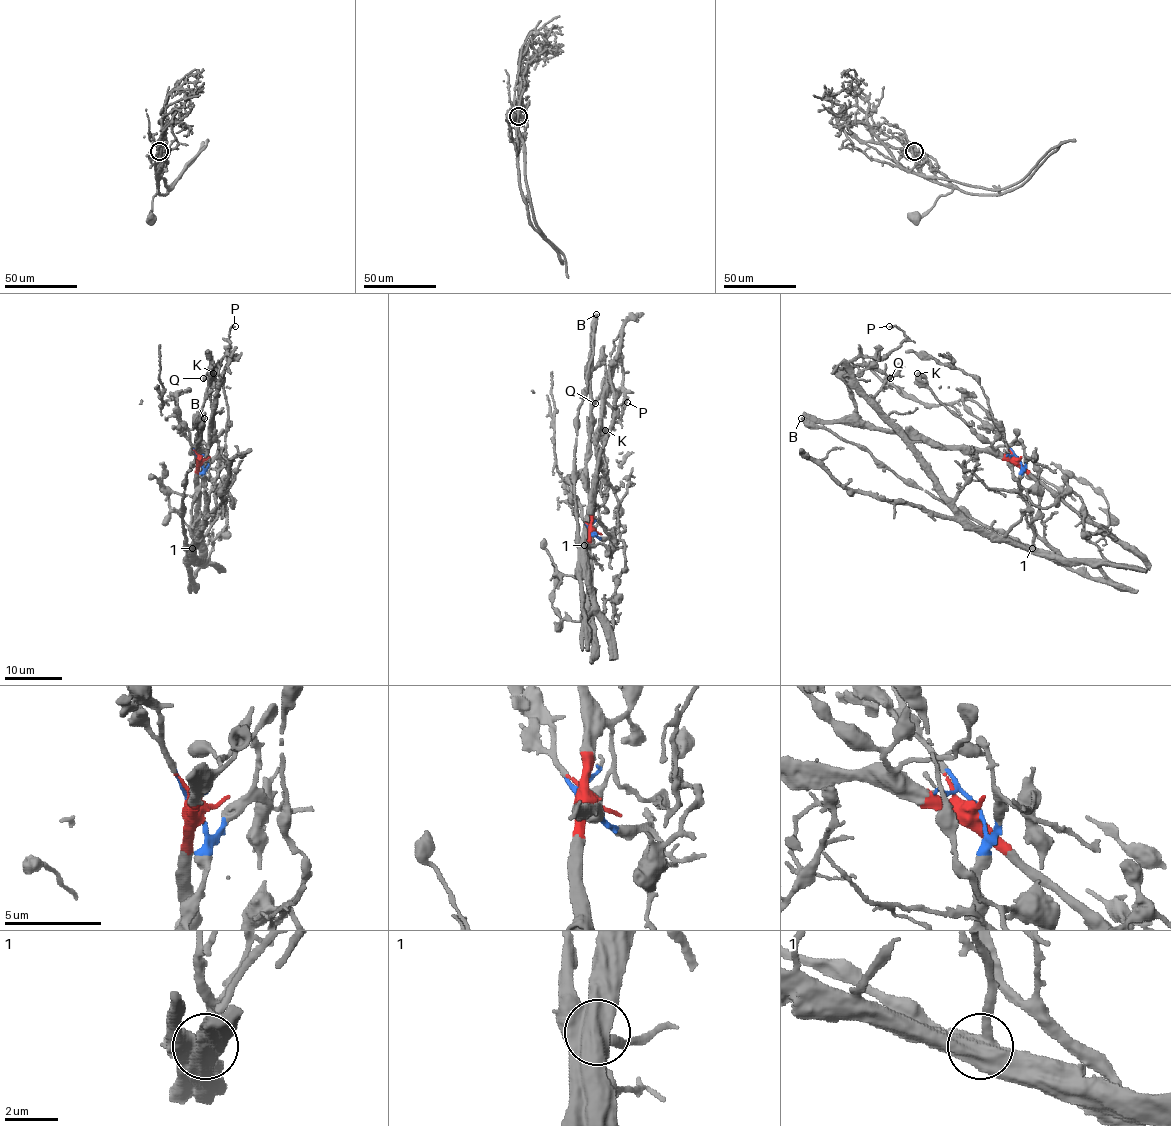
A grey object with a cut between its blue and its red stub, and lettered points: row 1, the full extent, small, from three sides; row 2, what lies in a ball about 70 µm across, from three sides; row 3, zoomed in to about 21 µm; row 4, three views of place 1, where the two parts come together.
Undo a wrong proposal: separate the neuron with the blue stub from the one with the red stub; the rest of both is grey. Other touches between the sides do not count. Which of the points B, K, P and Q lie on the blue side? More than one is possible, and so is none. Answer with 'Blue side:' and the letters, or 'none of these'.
Blue side: P, Q

